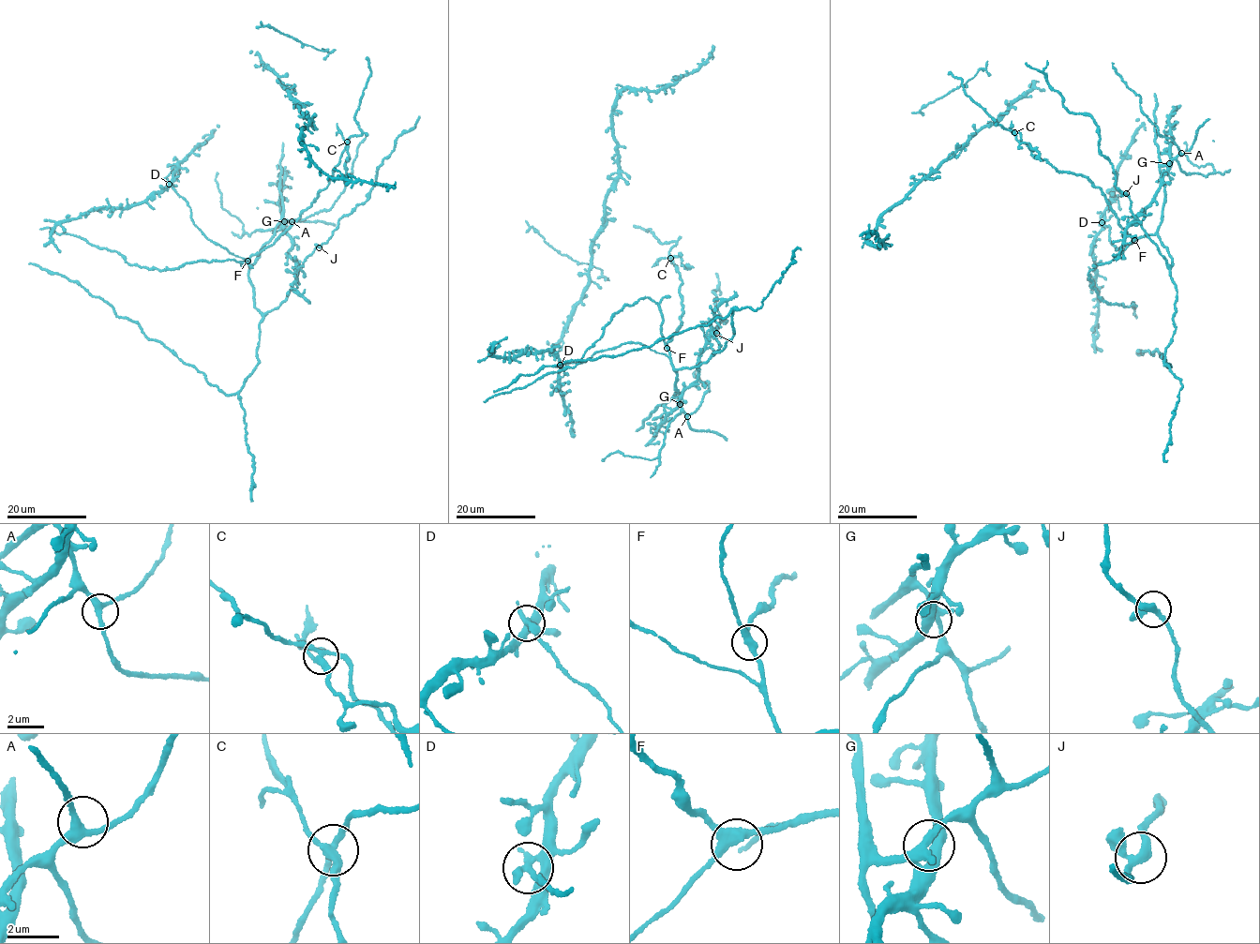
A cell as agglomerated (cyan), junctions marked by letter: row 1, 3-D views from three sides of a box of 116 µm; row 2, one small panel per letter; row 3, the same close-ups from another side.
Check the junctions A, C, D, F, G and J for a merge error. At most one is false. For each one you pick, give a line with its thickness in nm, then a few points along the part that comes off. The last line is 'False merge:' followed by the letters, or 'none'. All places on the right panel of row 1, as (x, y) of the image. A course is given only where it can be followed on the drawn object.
C: Thickness 300 nm. Course of the part to remove: (1014, 132), (1018, 142), (1028, 143), (1042, 160)
False merge: C

